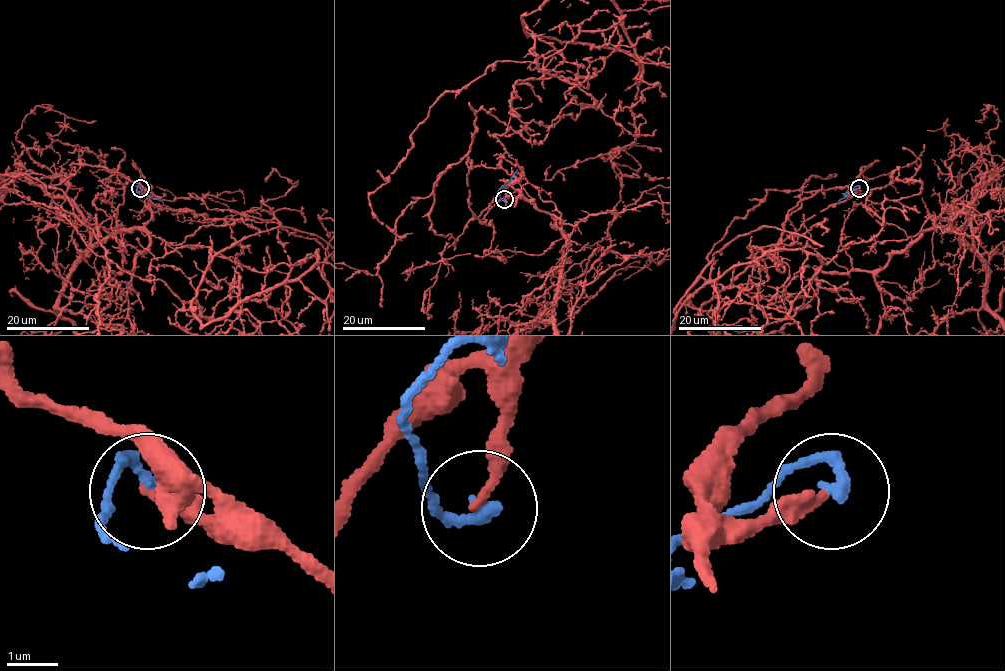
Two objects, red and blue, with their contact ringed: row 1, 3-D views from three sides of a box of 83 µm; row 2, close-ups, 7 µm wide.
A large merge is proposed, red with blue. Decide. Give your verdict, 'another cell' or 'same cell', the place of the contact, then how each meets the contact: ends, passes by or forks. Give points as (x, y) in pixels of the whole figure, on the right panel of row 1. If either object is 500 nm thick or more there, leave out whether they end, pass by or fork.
another cell | (859, 188) | red ends | blue ends

